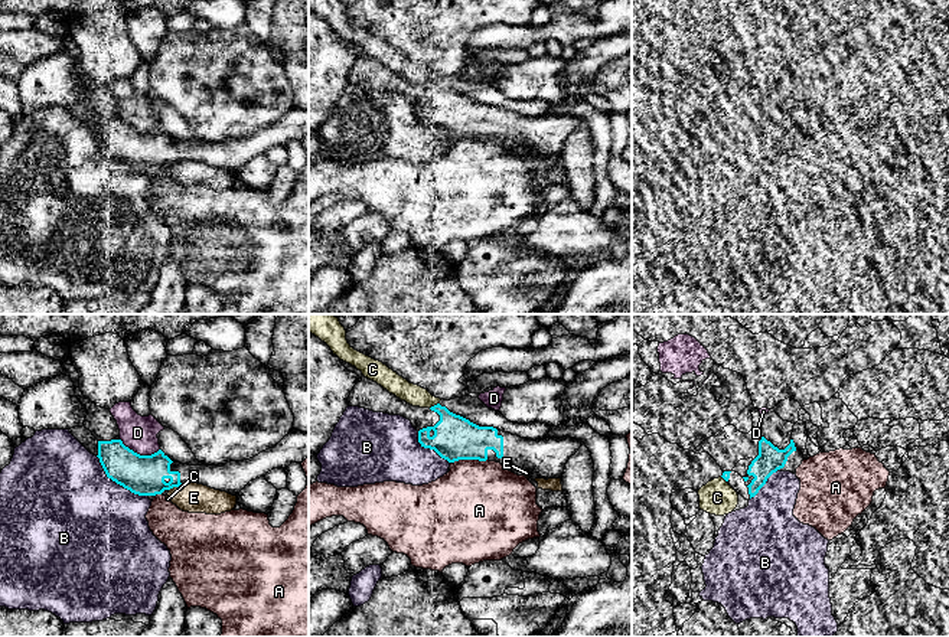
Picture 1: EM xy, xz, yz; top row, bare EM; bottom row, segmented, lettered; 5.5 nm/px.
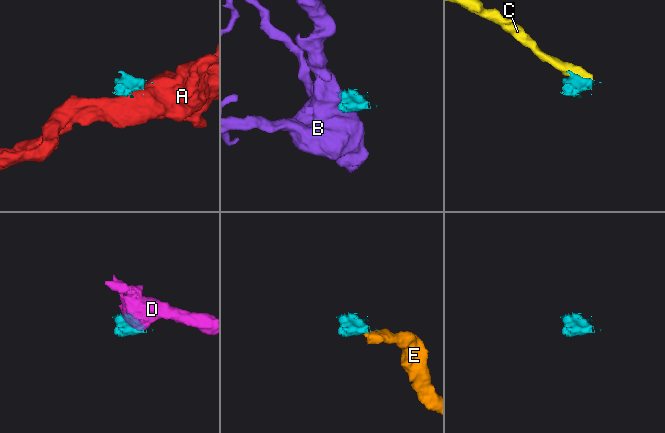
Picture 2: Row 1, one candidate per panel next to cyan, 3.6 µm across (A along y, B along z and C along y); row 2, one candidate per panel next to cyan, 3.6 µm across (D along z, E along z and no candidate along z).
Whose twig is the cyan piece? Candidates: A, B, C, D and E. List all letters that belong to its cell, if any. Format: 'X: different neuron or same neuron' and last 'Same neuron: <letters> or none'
A: different neuron
B: different neuron
C: different neuron
D: different neuron
E: different neuron
Same neuron: none

